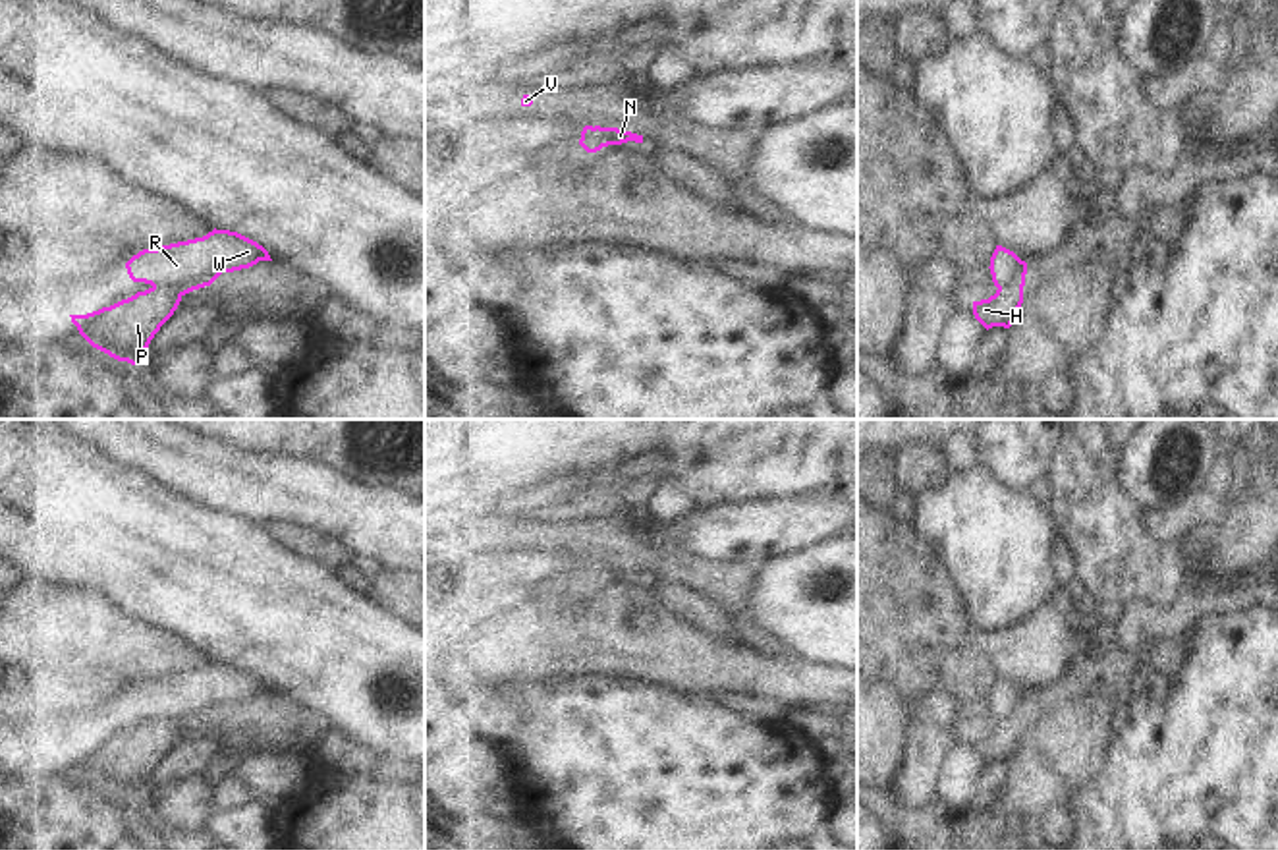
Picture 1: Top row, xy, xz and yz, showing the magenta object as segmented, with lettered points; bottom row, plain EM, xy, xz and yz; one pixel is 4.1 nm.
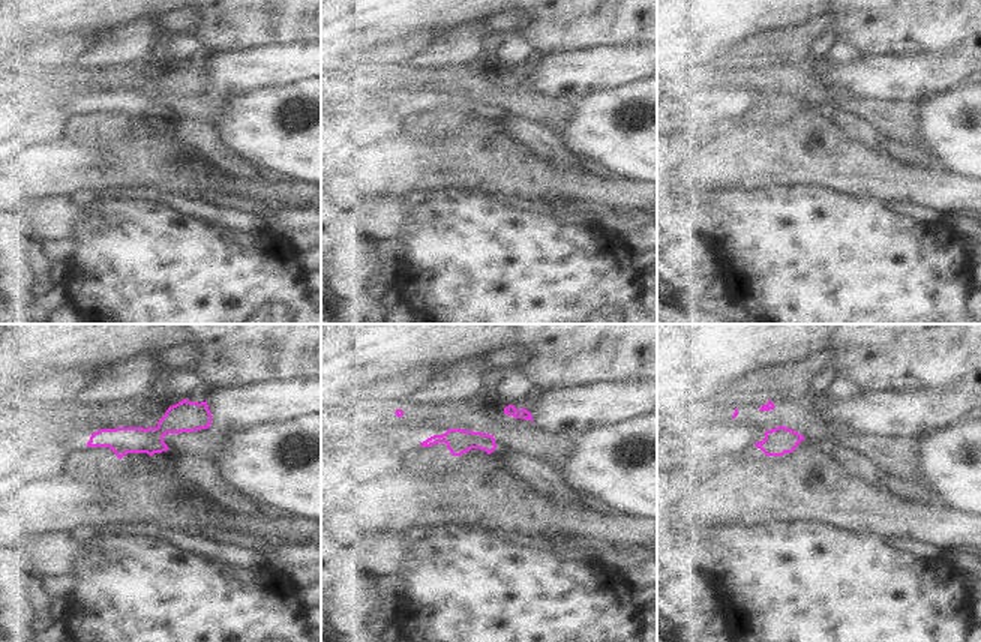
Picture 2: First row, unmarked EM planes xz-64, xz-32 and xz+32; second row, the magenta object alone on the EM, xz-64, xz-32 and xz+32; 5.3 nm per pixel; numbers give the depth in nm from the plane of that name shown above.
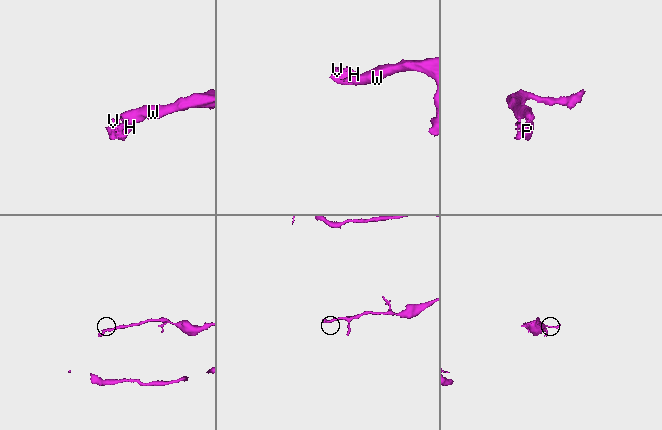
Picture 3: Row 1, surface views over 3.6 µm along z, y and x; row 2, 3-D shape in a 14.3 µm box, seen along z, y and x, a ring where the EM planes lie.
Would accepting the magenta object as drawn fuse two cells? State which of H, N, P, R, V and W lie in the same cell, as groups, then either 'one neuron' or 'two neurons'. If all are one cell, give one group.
groups H P V / N R W; two neurons

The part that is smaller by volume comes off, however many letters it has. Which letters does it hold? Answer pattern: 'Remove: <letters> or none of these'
Remove: H, P, V

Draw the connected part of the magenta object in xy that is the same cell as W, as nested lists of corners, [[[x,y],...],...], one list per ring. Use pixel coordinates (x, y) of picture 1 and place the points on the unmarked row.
[[[212,663],[203,670],[143,682],[127,695],[133,715],[185,728],[210,719],[222,705],[272,694],[257,674],[230,663]]]

